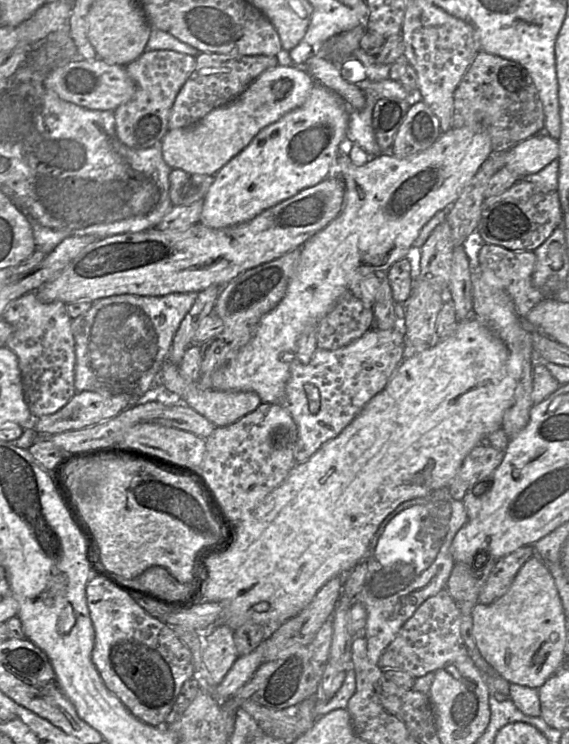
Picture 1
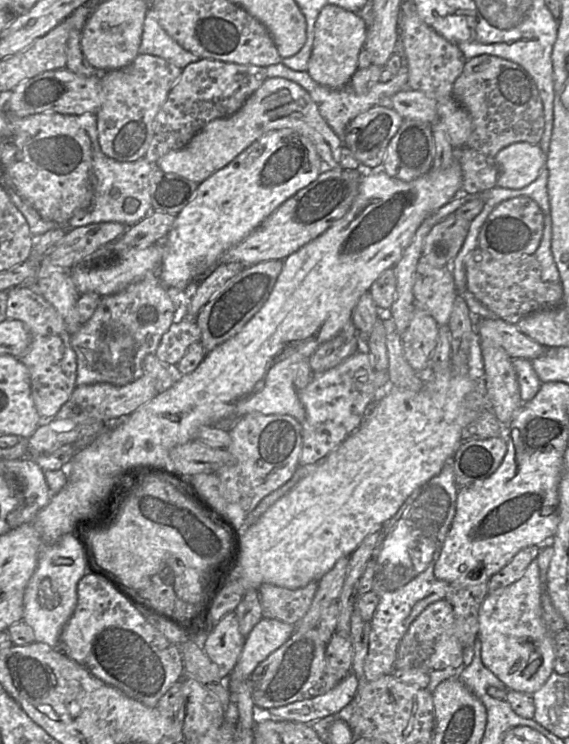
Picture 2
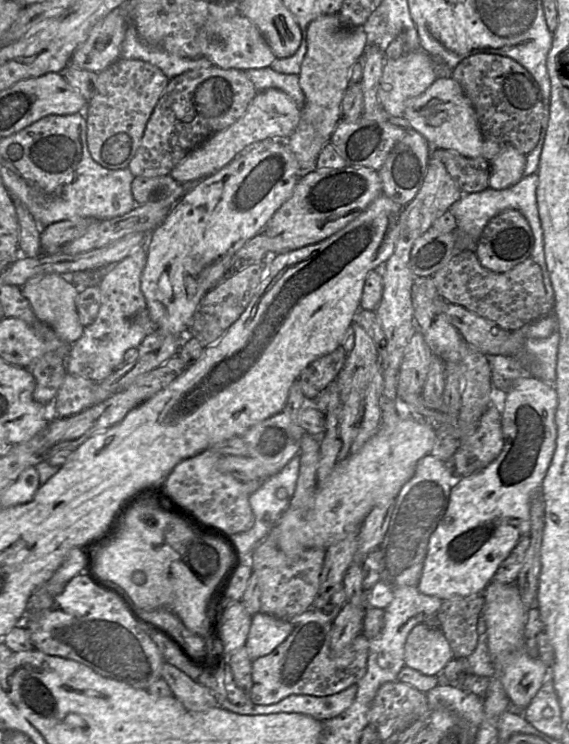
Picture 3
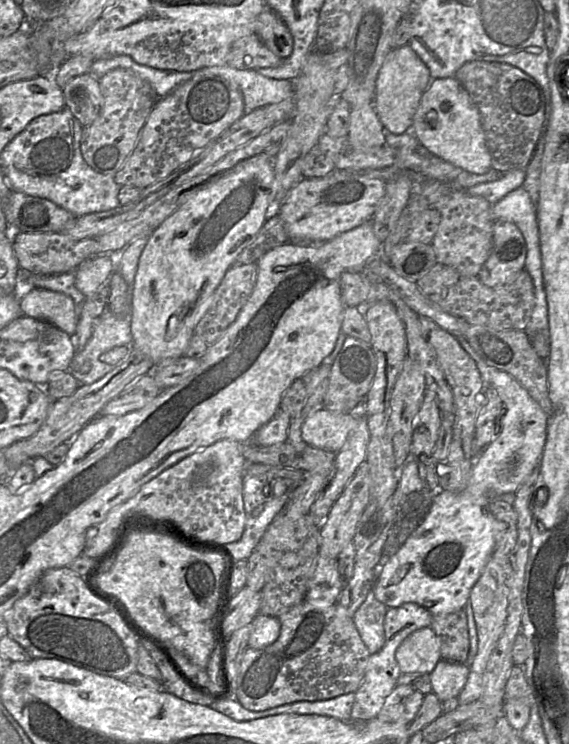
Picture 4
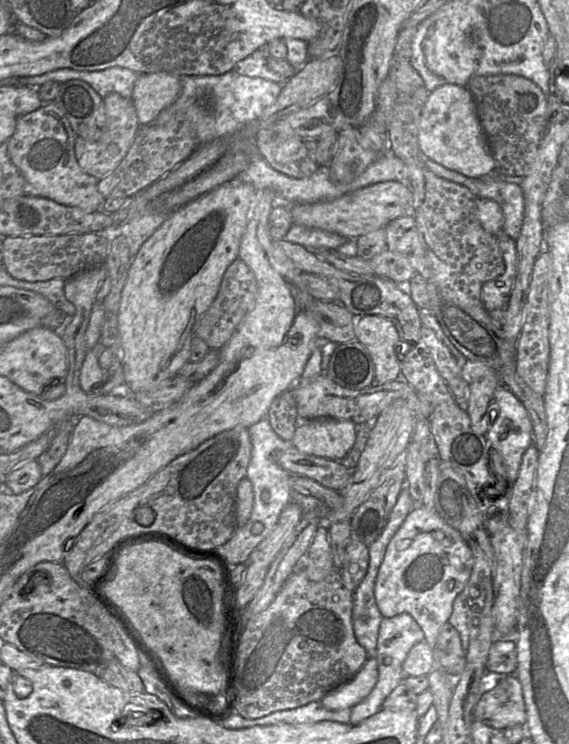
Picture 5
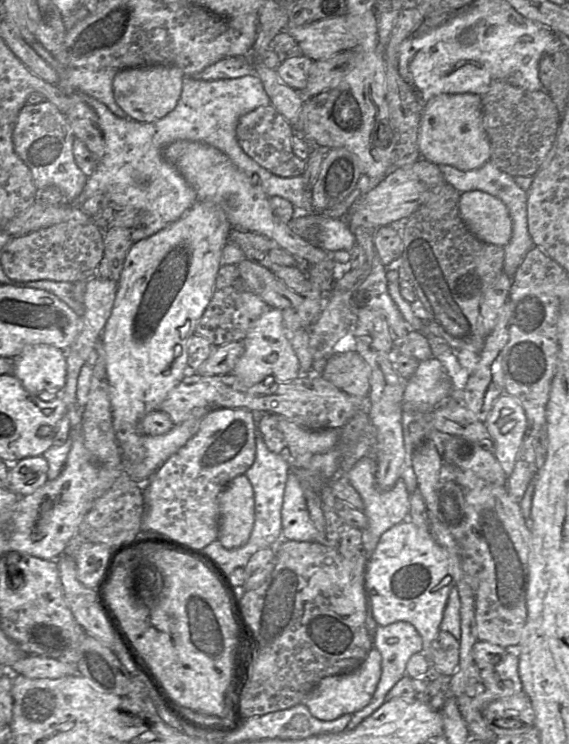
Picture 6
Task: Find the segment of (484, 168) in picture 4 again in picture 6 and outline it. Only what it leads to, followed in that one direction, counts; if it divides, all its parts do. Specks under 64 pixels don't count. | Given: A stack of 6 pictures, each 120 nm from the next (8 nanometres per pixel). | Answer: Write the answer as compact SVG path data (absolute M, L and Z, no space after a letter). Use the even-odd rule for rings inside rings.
M439 94L425 103L418 130L418 151L421 159L462 171L479 168L489 161L491 148L482 120L481 96Z

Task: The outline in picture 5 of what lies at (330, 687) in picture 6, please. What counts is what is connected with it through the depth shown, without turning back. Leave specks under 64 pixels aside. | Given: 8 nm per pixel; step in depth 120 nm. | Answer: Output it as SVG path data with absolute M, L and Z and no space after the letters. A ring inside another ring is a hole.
M369 657L354 677L328 692L320 702L326 709L332 711L353 708L371 693L377 680L376 658Z

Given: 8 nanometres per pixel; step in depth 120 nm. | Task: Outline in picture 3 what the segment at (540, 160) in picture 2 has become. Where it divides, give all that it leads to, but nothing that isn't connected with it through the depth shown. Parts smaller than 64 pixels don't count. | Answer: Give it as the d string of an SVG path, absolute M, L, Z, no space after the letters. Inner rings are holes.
M515 148L498 154L490 164L489 187L503 190L517 184L524 177L526 155Z

